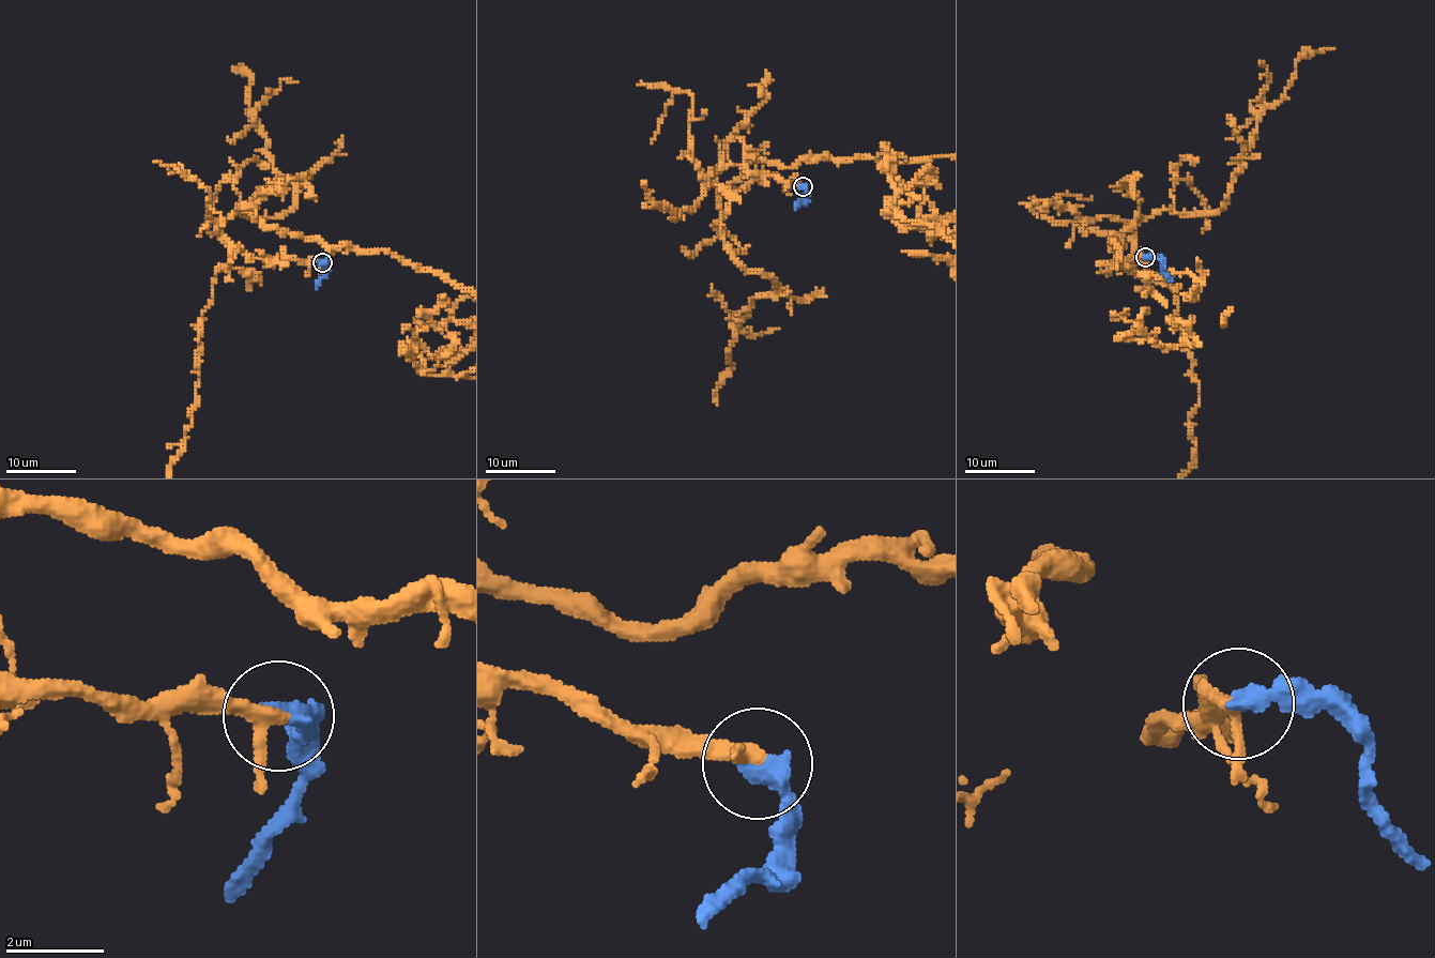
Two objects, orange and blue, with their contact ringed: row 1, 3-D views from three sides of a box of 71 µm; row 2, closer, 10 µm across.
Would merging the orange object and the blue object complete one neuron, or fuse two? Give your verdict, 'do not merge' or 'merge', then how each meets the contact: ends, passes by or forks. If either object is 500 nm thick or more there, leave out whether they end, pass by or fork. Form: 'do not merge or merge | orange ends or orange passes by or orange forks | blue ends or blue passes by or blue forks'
merge | orange passes by | blue ends

